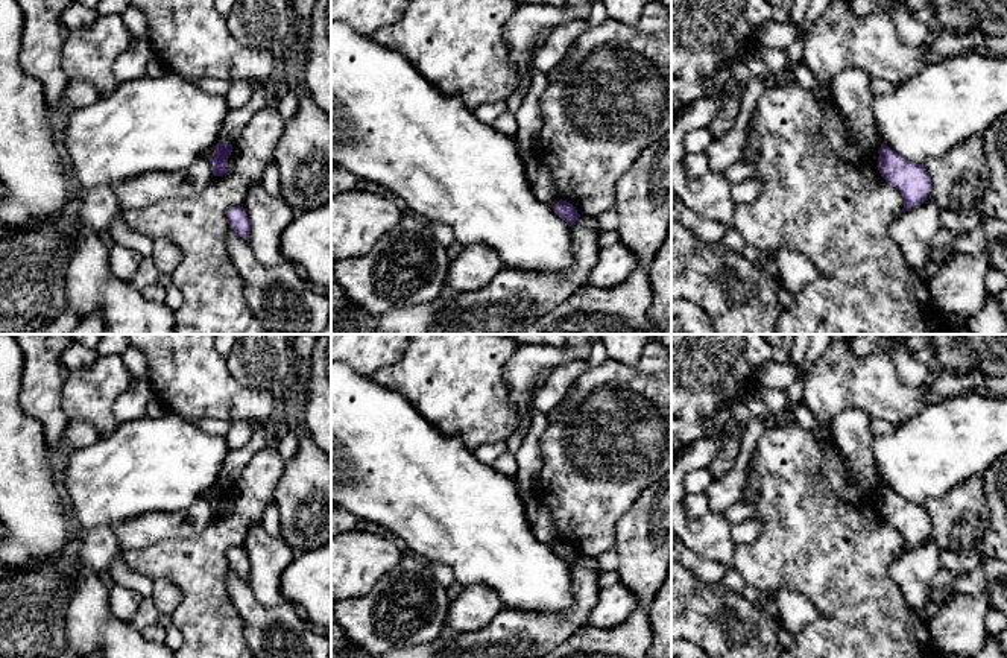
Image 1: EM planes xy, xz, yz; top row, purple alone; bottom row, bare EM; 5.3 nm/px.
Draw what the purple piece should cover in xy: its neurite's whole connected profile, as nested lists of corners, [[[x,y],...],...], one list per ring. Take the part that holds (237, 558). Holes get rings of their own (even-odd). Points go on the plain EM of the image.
[[[232,547],[226,552],[228,564],[232,571],[249,582],[251,564],[243,547]]]

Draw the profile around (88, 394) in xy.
[[[99,356],[88,368],[70,371],[61,394],[61,409],[71,419],[85,419],[100,436],[115,429],[112,406],[132,375],[122,356]]]

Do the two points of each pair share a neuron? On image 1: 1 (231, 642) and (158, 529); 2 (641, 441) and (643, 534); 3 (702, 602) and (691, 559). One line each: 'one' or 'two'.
1: two
2: two
3: two

